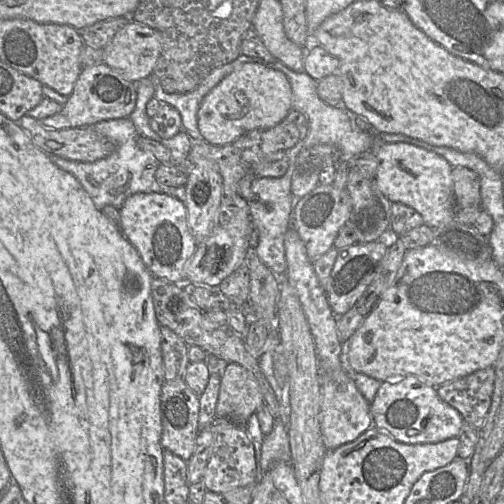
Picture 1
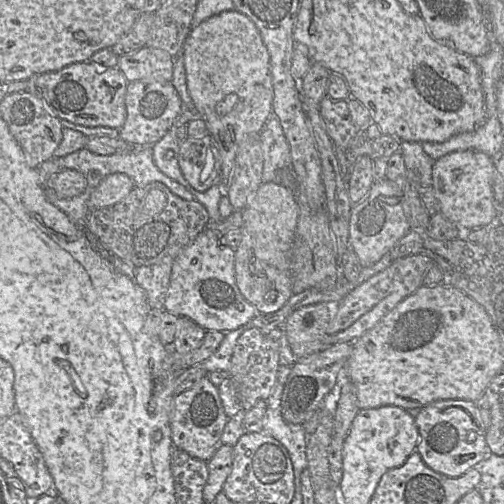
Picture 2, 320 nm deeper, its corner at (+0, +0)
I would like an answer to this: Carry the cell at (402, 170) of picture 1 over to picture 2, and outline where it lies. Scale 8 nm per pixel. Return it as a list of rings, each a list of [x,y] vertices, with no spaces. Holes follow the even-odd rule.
[[[479,151],[452,152],[435,160],[432,170],[432,185],[434,194],[440,202],[440,213],[462,230],[497,224],[499,206],[494,198],[494,173],[493,158]]]

